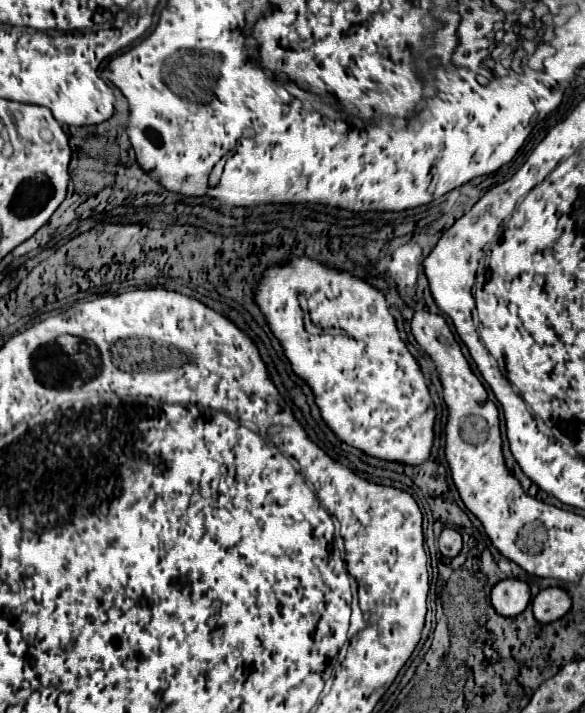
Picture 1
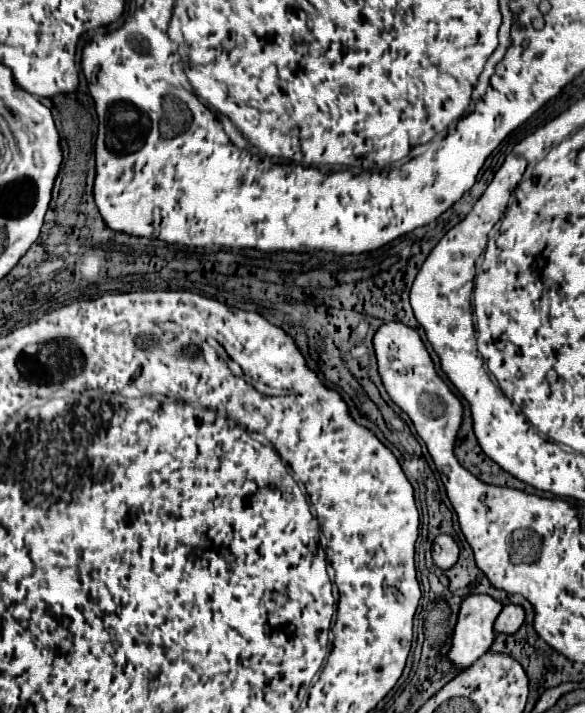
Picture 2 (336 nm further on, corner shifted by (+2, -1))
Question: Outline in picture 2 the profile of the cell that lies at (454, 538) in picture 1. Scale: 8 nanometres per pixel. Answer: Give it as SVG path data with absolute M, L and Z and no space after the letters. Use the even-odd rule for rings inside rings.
M438 535L432 543L432 559L440 569L450 569L458 561L458 545L450 535Z

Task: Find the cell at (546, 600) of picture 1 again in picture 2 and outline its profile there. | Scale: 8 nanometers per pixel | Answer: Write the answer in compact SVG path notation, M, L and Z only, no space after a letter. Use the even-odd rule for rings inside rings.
M506 605L502 609L502 613L498 615L498 623L496 623L494 629L498 633L512 635L512 633L516 633L522 627L524 617L526 617L526 613L524 613L524 609L520 605Z

